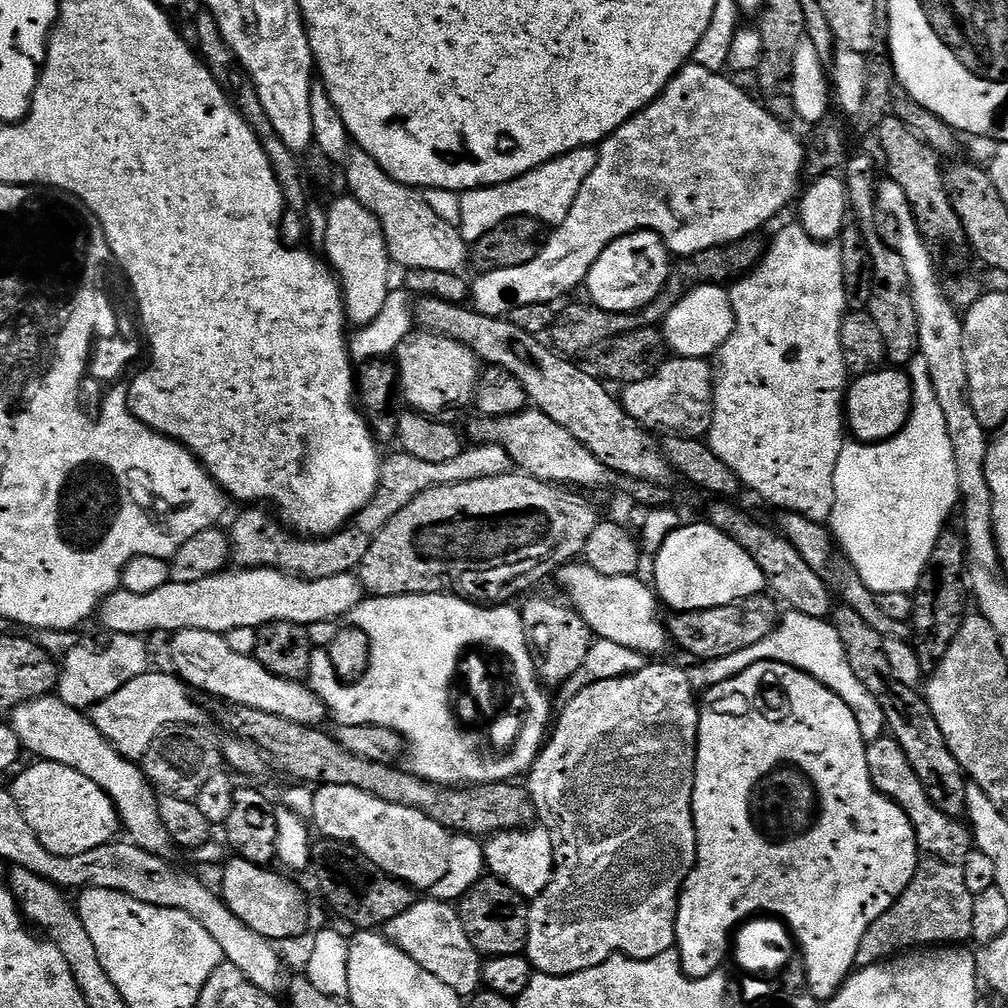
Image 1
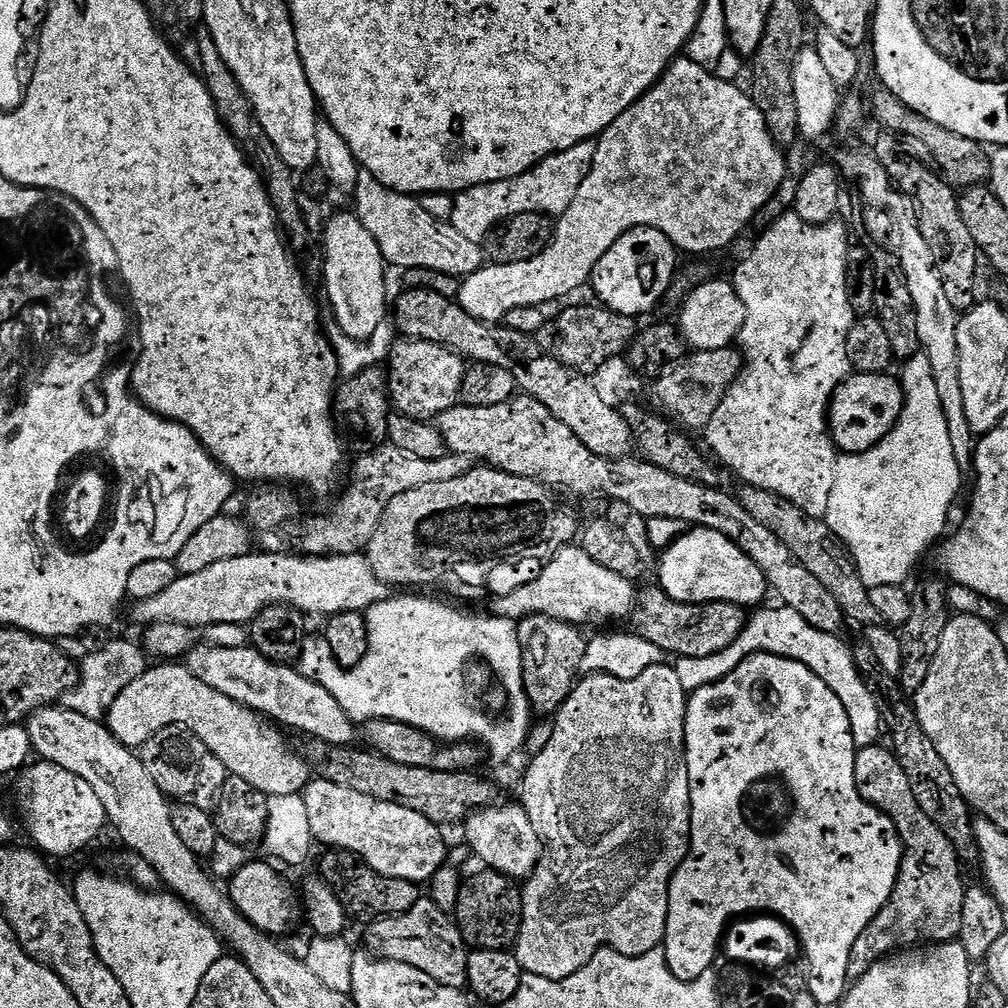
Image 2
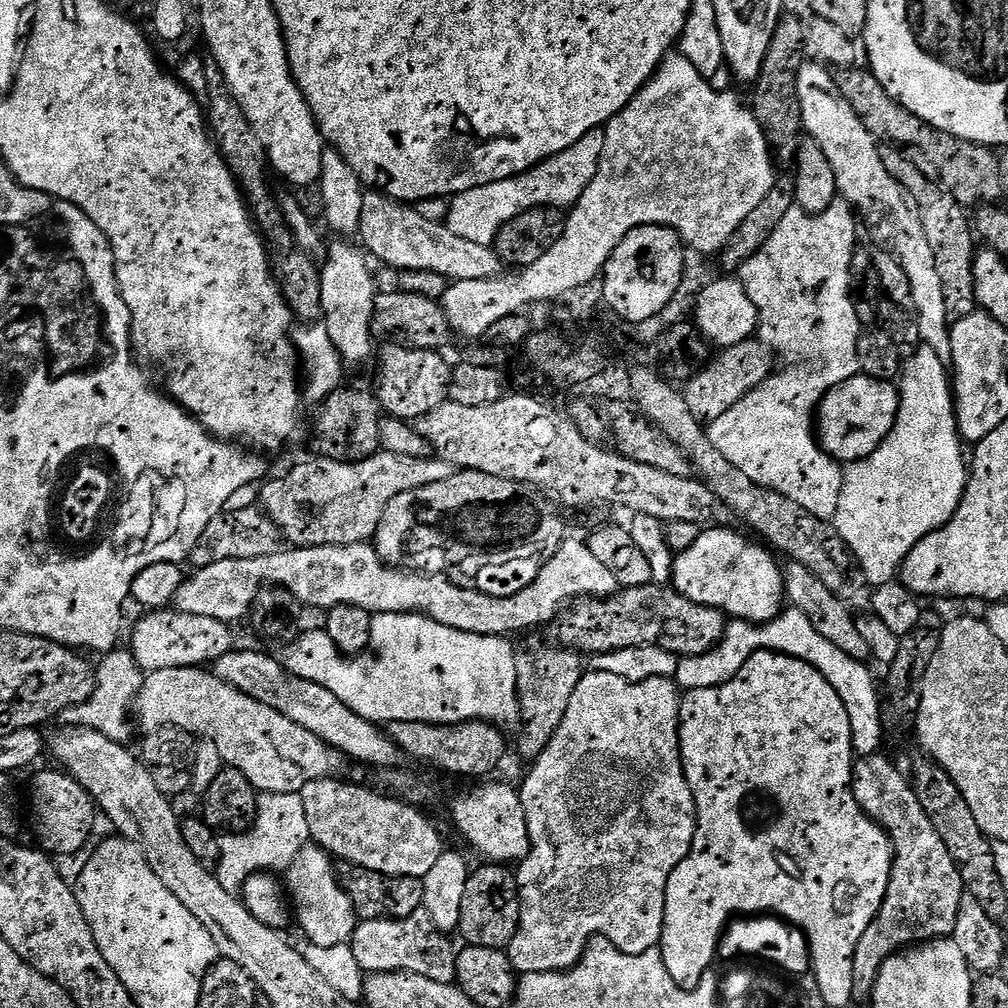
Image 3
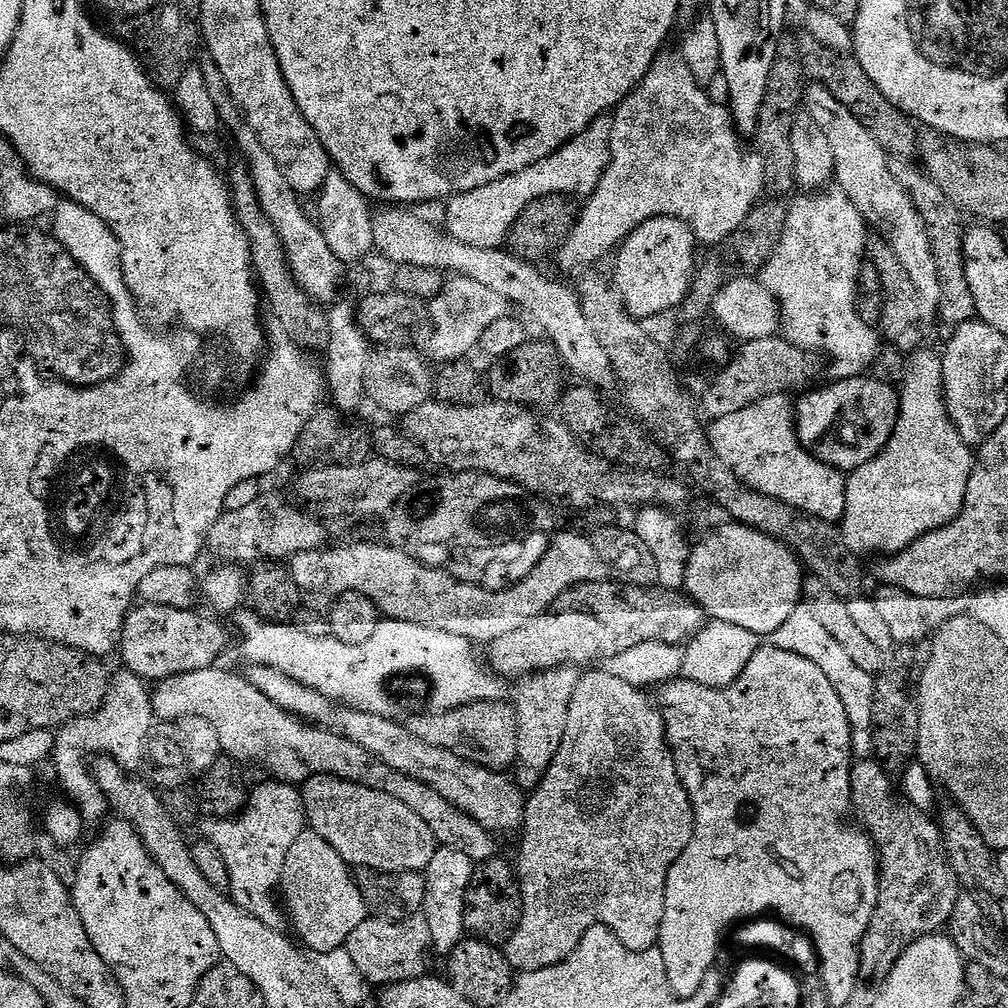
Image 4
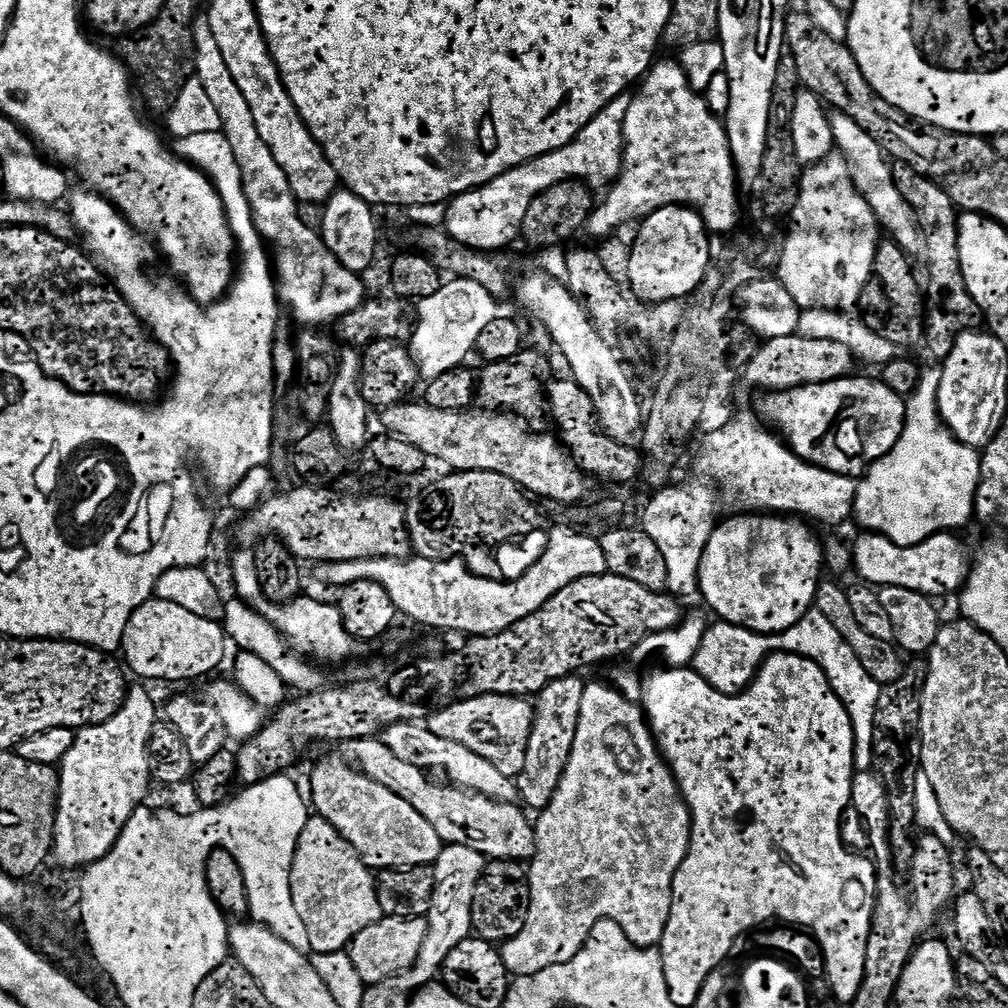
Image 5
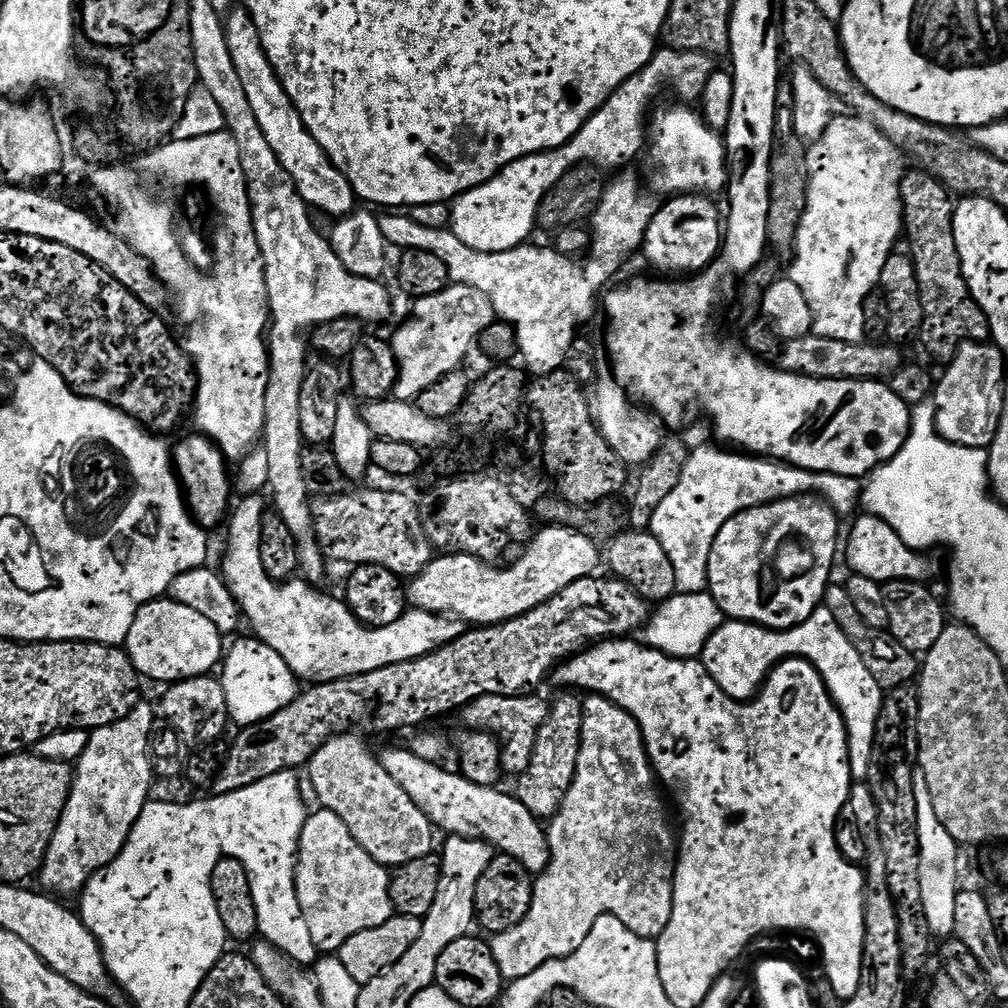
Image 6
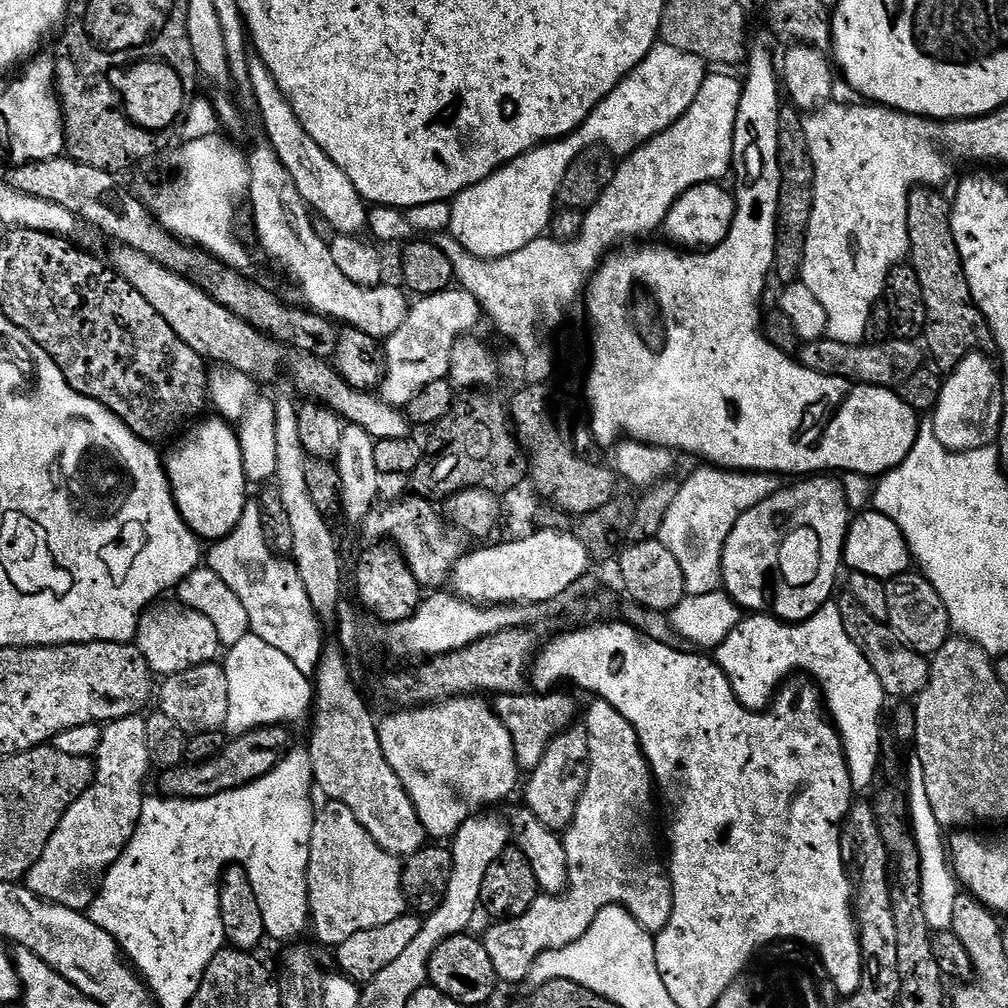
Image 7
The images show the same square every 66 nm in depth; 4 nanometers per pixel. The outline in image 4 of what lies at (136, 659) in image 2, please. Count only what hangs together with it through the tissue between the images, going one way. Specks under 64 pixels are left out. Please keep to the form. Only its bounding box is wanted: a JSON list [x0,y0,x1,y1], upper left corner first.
[54,670,154,821]

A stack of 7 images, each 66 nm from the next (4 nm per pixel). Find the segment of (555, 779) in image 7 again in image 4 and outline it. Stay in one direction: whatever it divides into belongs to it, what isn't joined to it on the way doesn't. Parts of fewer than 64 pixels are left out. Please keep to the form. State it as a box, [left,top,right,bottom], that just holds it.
[514,664,582,790]

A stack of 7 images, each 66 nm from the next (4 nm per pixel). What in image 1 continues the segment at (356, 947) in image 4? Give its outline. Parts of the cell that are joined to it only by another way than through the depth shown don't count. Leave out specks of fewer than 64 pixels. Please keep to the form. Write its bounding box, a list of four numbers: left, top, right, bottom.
[383,898,482,998]

